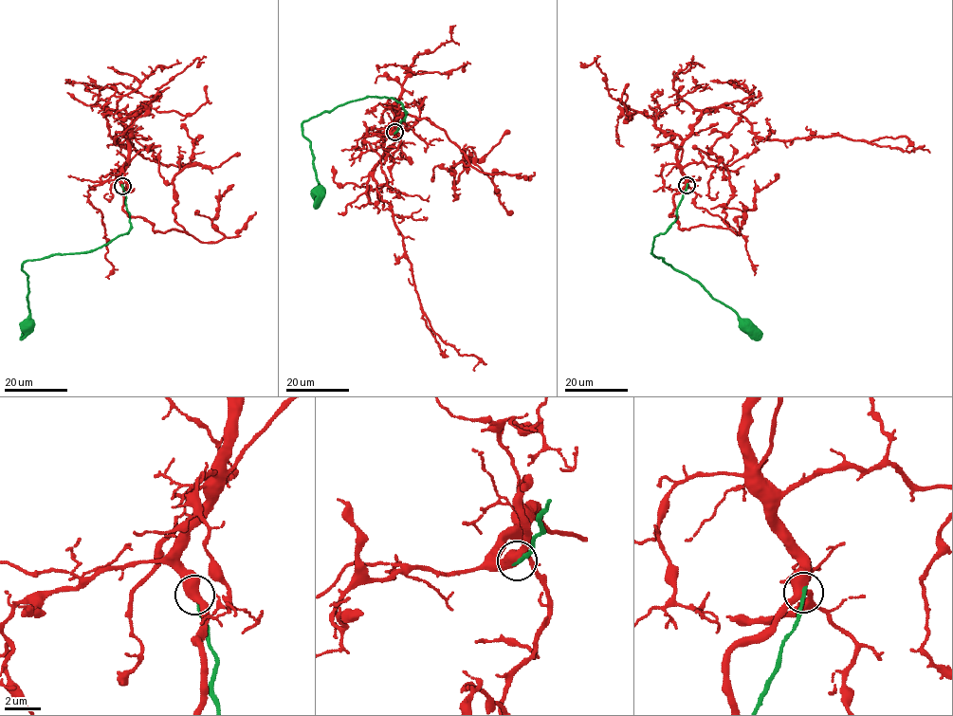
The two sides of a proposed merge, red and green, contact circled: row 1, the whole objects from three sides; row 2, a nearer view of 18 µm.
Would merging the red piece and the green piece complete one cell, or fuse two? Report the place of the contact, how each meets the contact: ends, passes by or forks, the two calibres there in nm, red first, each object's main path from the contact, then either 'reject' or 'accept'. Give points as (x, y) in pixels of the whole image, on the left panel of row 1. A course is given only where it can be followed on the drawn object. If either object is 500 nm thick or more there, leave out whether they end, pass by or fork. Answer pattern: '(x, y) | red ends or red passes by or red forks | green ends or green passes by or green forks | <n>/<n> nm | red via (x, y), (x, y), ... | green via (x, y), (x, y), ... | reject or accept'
(122, 186) | red passes by | green ends | 480/260 nm | red via (122, 185), (129, 128), (103, 109), (118, 145), (169, 166), (190, 164), (183, 168) | green via (122, 185), (129, 214), (127, 233), (95, 249), (23, 264), (27, 277), (27, 326) | accept

